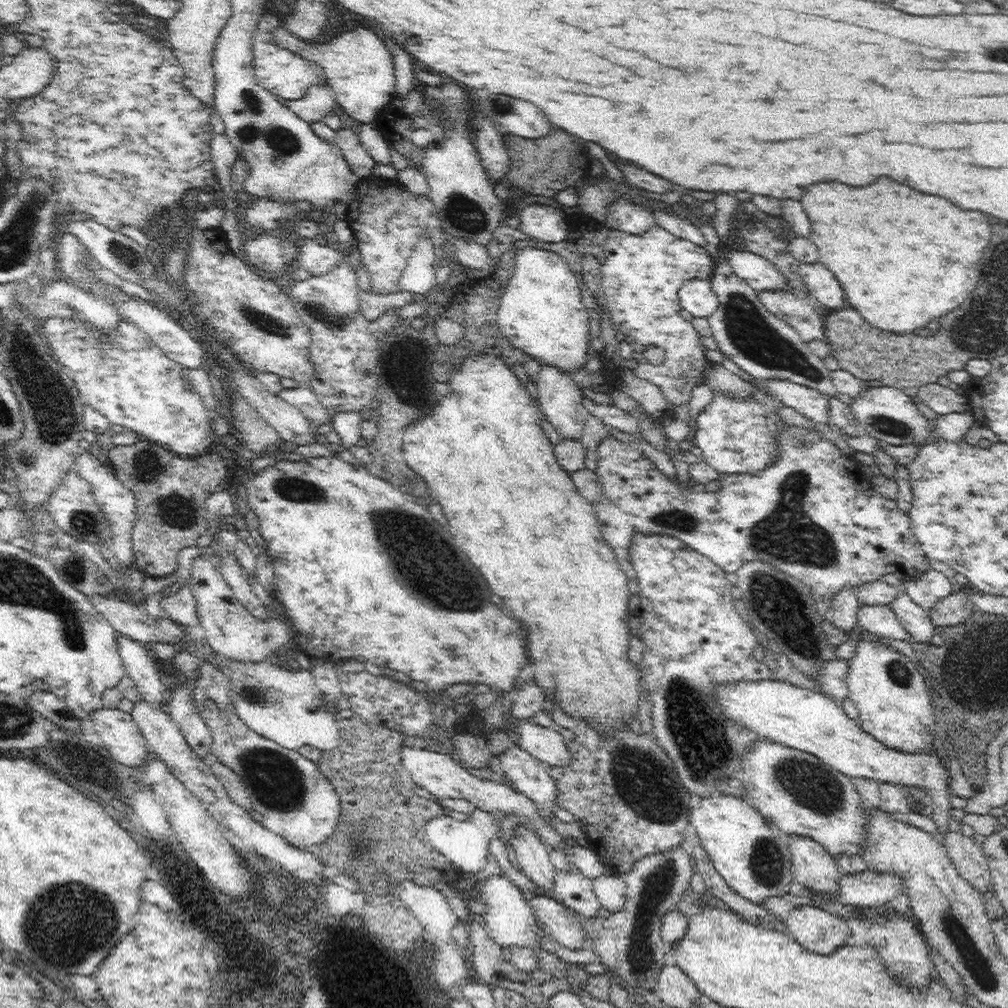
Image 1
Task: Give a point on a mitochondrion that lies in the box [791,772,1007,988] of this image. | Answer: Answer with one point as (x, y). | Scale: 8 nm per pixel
(951, 924)

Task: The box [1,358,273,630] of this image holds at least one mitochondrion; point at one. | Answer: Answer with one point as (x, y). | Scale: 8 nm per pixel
(54, 414)

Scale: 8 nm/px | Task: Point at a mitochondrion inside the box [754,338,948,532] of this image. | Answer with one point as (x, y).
(884, 424)

